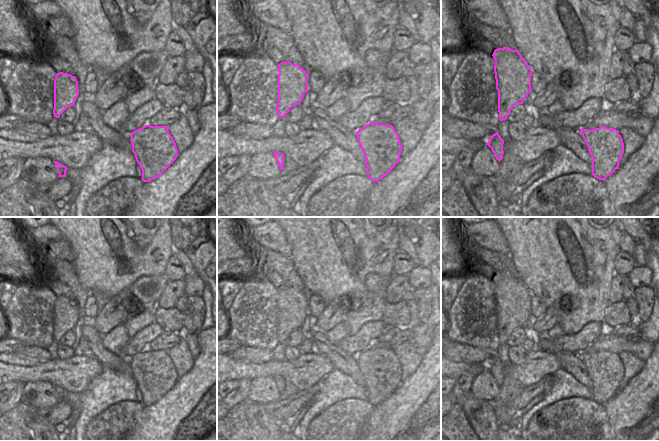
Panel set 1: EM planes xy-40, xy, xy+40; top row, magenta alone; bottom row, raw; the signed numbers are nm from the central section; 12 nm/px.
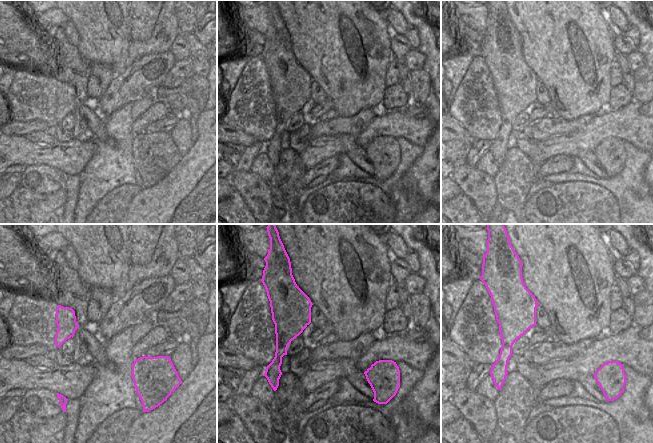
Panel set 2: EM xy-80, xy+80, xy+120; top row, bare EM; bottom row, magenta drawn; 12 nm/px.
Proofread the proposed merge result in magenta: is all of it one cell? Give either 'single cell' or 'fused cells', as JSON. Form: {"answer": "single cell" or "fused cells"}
{"answer": "fused cells"}

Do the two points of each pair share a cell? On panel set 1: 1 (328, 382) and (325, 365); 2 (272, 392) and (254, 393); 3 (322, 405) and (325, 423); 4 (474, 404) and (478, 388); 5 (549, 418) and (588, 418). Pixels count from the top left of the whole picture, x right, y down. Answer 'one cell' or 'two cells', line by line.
1: two cells
2: one cell
3: two cells
4: two cells
5: one cell

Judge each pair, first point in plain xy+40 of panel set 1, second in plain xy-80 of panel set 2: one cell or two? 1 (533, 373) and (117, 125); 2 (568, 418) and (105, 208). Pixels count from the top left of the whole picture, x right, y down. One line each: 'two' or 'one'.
1: two
2: one

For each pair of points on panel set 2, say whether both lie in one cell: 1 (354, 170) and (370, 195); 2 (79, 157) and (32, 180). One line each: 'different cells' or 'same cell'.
1: different cells
2: different cells

